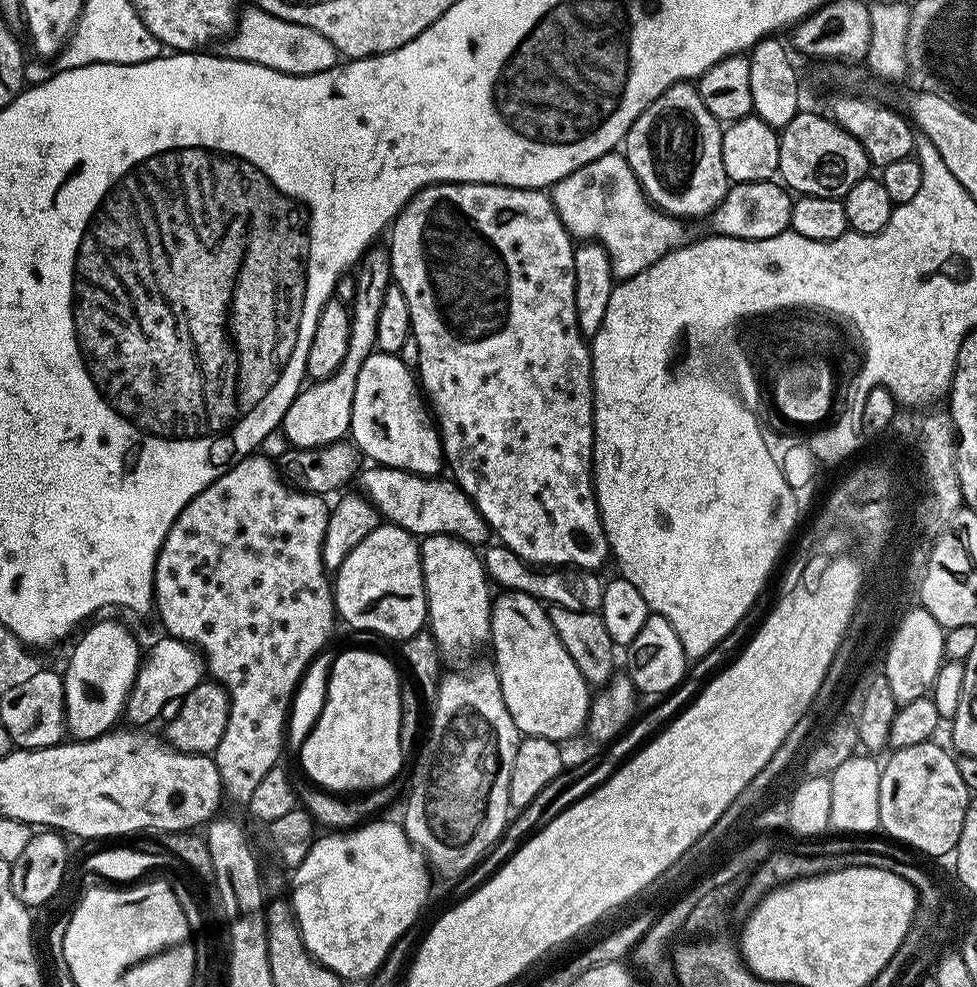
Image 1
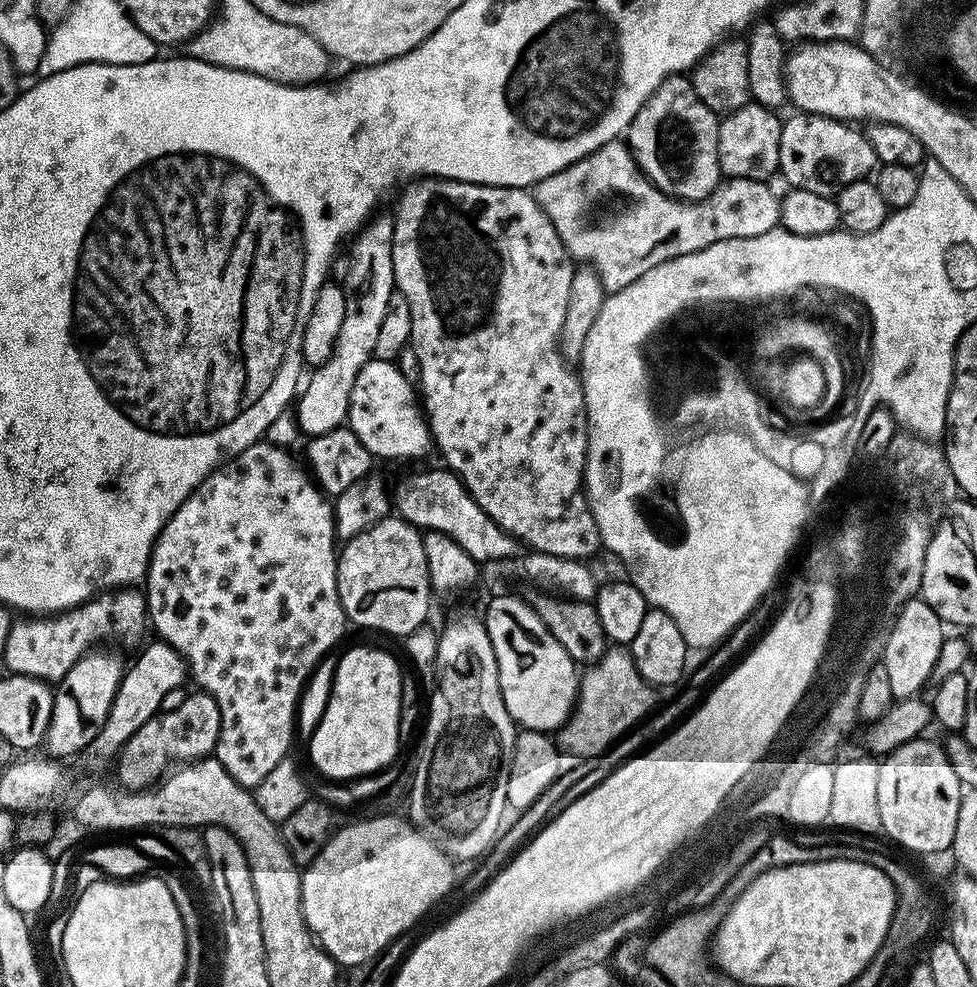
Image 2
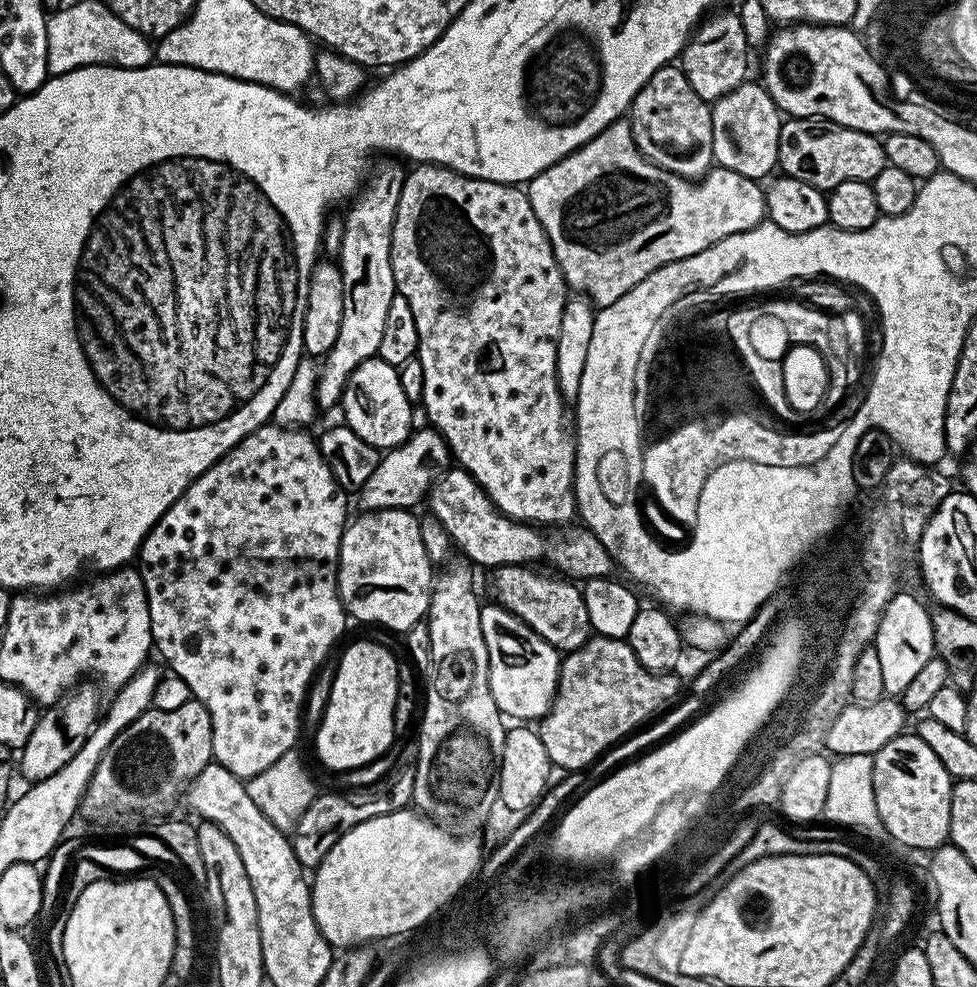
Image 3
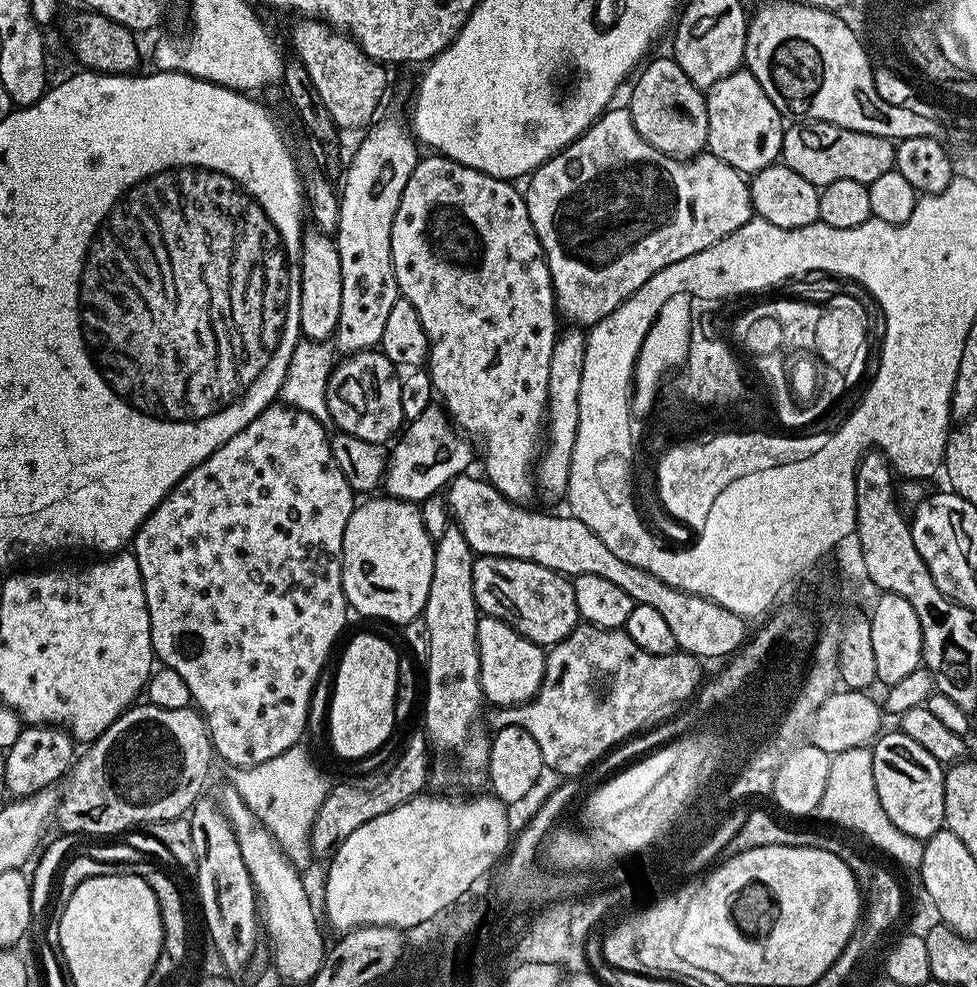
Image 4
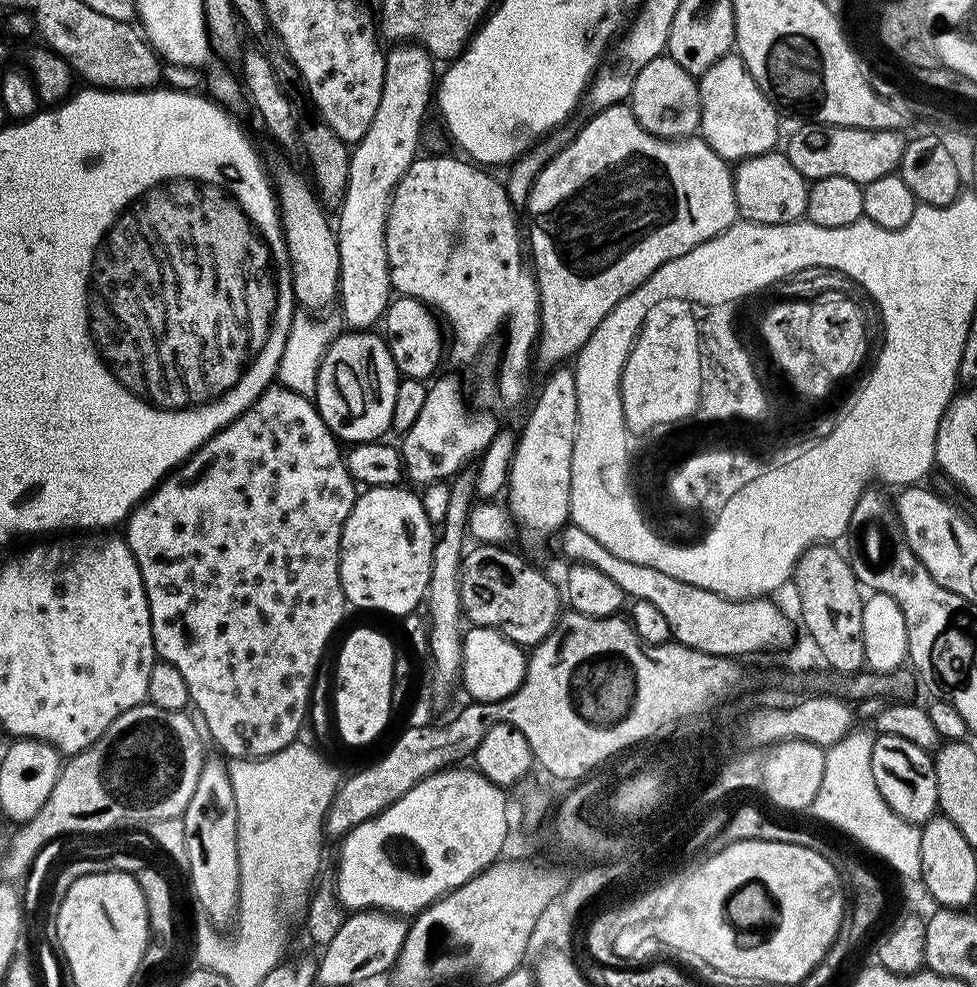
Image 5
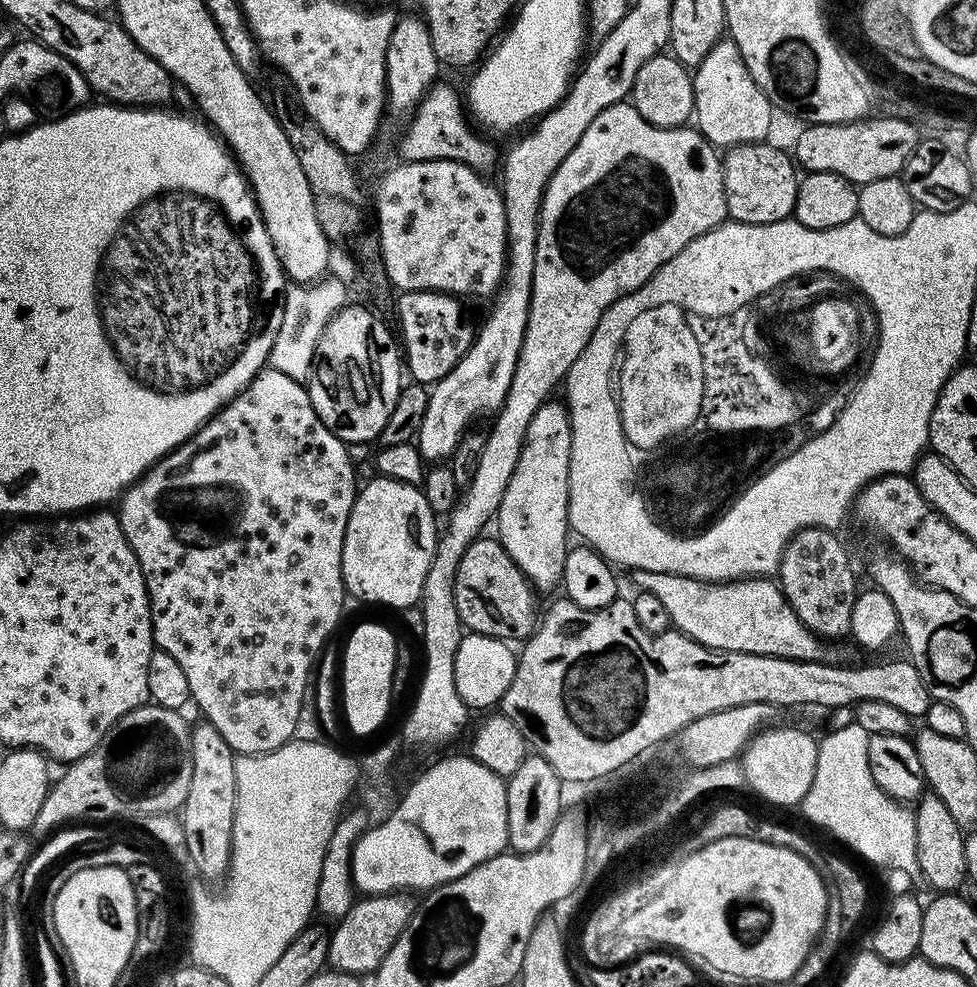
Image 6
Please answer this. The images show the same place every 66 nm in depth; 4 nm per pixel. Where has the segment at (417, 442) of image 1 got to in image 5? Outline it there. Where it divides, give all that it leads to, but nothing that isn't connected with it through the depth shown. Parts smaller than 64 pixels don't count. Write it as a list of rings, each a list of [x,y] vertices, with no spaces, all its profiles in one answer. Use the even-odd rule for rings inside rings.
[[[348,330],[337,336],[325,351],[317,376],[316,408],[337,440],[349,445],[379,440],[392,427],[398,373],[383,335],[374,333]]]

